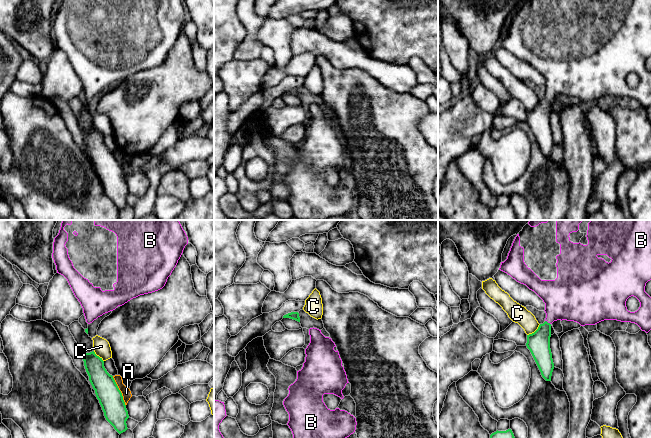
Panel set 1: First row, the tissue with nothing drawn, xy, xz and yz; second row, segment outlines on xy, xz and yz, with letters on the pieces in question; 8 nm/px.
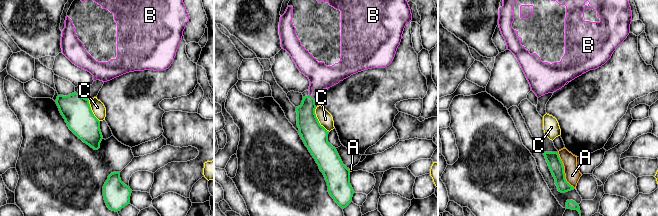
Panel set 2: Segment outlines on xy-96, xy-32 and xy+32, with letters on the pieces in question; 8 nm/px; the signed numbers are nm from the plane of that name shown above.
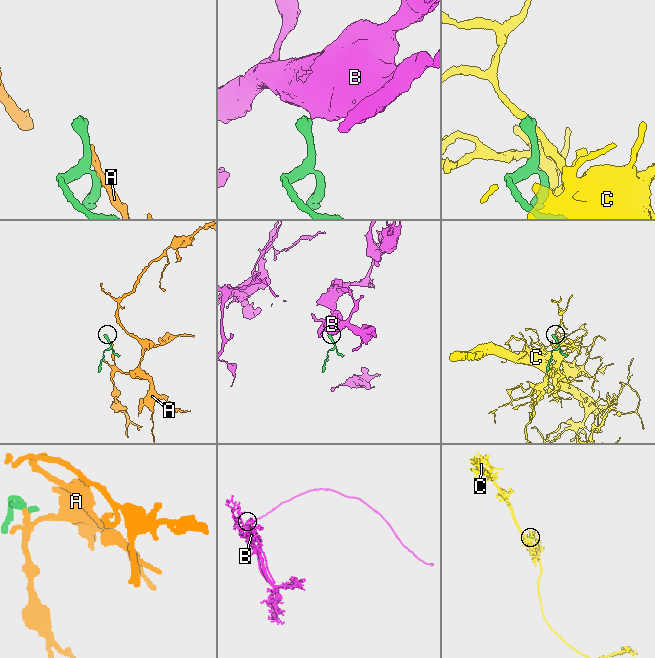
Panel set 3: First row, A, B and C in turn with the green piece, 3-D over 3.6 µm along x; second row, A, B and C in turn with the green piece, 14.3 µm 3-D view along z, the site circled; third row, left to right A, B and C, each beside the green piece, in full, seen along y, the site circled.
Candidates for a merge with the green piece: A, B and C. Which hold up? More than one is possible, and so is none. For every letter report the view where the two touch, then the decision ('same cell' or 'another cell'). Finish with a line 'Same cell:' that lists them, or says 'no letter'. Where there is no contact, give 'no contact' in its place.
A: meets green in xy; another cell
B: meets green in yz; same cell
C: meets green in yz; another cell
Same cell: B

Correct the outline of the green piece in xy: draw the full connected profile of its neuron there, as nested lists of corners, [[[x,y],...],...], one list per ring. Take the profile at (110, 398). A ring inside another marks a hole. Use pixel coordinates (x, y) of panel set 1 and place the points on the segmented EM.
[[[94,351],[81,353],[89,381],[104,412],[106,420],[119,433],[125,432],[129,418],[125,402],[114,378],[104,367],[104,361]]]

